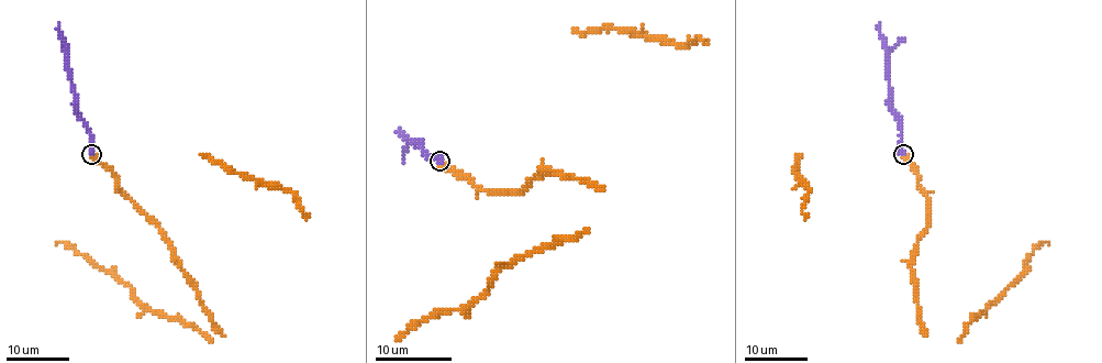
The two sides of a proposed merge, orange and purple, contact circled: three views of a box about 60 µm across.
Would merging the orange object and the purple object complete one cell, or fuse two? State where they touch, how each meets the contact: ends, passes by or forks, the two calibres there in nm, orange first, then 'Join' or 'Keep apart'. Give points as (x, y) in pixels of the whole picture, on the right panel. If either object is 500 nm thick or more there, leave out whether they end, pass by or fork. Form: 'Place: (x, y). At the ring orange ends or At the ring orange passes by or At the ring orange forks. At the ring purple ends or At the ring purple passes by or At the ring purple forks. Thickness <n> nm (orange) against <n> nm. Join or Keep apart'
Place: (903, 154). Thickness 500 nm (orange) against 600 nm. Join

